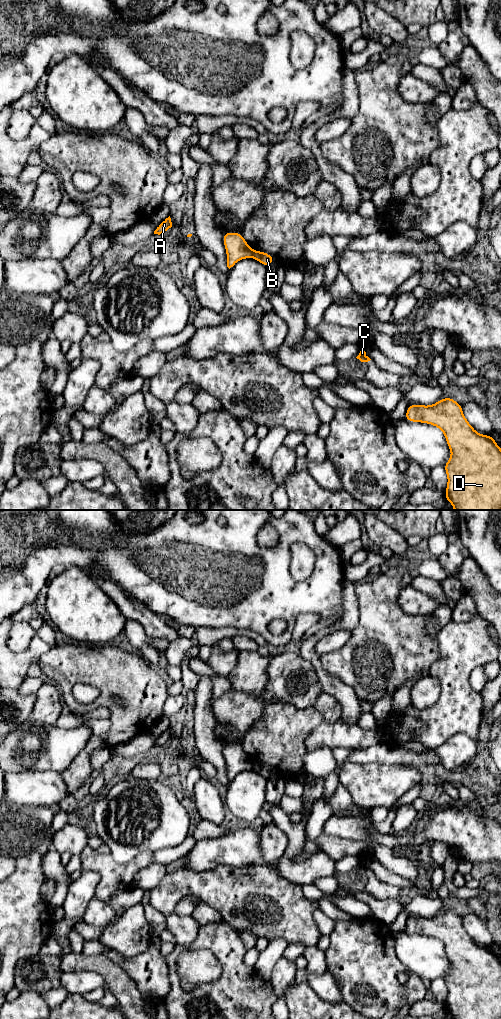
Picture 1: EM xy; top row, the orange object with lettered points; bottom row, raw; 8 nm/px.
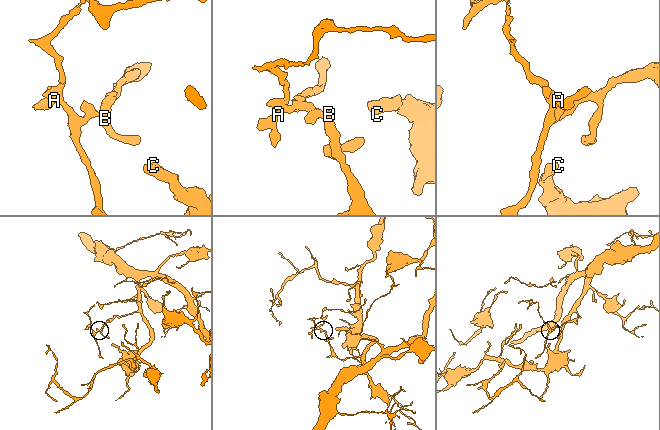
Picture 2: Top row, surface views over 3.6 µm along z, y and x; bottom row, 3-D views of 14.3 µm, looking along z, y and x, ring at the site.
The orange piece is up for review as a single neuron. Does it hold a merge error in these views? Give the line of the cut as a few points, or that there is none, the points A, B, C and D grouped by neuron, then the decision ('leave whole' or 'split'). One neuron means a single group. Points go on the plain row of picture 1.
xy (253, 763), (251, 768) | A / B C D | split

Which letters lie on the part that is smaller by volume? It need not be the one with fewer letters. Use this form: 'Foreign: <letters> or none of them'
Foreign: A

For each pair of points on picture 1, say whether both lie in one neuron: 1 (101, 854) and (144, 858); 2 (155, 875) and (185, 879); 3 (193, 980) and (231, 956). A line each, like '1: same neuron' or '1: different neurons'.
1: same neuron
2: different neurons
3: different neurons

